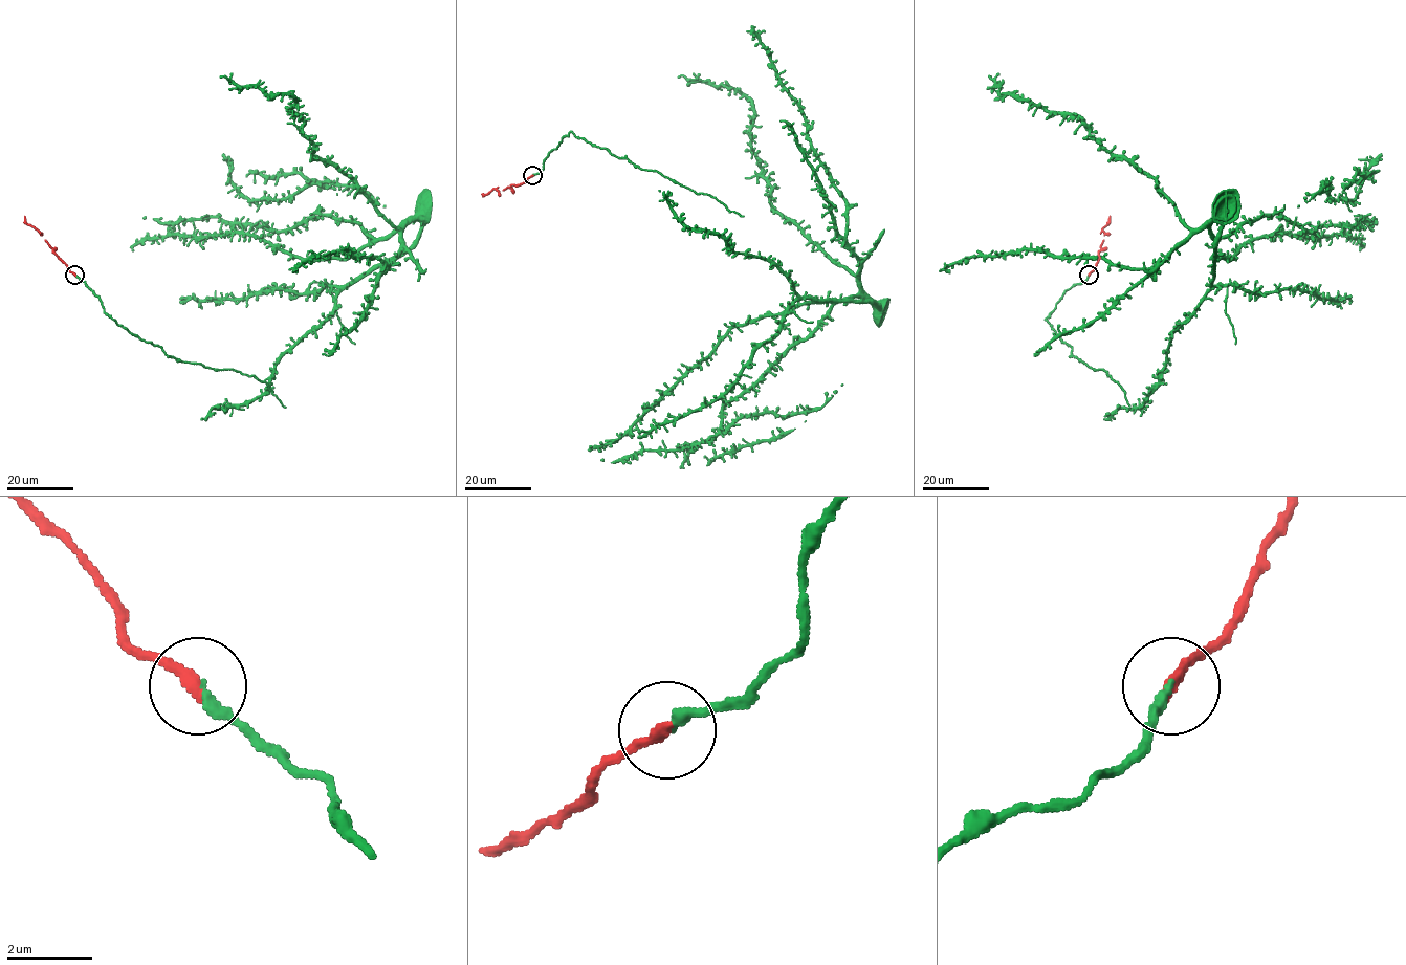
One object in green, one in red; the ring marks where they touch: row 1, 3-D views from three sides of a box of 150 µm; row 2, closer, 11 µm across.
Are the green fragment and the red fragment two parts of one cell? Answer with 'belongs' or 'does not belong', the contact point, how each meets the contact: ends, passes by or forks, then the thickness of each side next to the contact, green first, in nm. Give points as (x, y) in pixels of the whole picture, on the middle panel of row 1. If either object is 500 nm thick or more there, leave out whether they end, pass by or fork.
belongs; at (532, 175); green ends there; red ends there; 240 nm thick on the green side, 280 nm on the other

